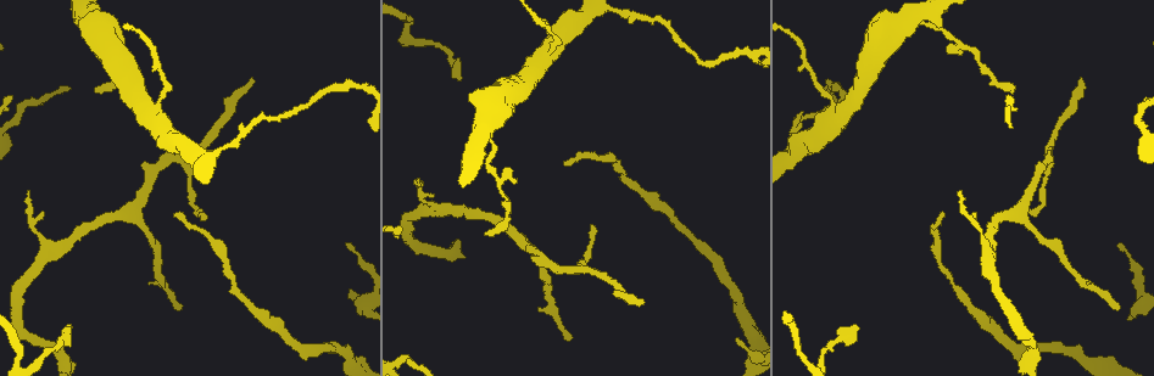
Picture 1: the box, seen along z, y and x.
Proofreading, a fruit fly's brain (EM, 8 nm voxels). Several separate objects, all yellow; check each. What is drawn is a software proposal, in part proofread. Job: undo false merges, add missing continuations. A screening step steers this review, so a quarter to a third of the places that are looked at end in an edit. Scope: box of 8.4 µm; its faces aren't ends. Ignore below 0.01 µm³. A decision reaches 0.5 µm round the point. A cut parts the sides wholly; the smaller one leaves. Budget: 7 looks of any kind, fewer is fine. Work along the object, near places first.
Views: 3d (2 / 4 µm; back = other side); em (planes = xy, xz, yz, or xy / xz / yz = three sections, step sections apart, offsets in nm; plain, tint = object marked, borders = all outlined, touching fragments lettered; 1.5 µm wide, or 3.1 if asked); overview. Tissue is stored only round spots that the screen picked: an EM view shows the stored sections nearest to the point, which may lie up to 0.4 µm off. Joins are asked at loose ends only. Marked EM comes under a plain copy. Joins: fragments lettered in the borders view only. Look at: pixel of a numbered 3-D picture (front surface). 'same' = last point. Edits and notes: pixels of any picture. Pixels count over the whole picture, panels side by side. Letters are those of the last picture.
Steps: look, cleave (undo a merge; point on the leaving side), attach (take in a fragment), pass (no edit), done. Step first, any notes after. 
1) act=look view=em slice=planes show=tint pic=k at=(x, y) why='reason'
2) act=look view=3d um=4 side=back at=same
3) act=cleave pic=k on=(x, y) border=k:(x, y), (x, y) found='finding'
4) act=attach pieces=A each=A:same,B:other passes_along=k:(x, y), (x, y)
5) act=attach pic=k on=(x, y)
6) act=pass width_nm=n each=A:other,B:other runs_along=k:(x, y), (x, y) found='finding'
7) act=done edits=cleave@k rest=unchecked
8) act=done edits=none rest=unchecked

act=look view=3d um=4 side=back pic=1 at=(177, 158) why='two arms in line, one across'

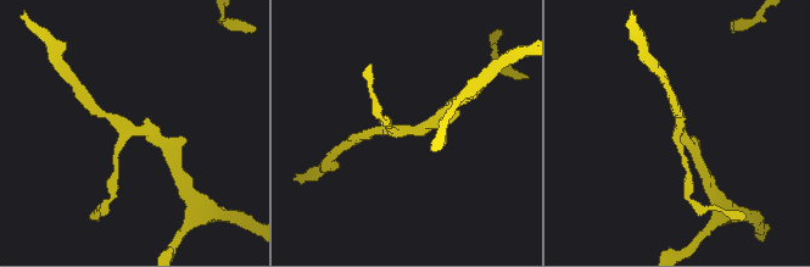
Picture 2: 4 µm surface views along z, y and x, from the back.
act=look view=em slice=xy step=4 show=tint pic=2 at=(127, 128) arms=3

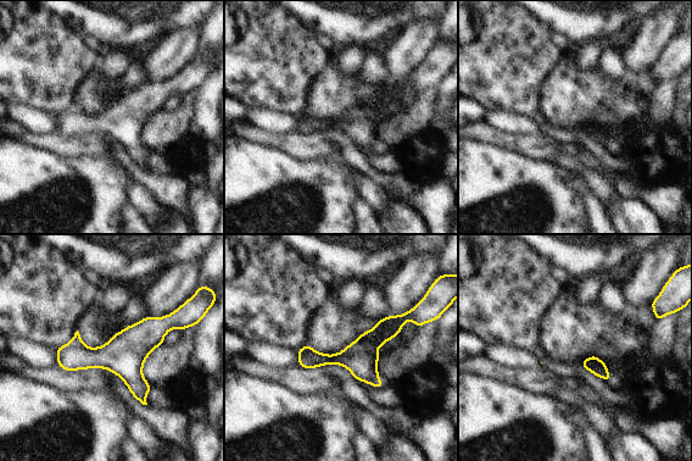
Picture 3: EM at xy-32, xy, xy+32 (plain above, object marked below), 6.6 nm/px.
act=look view=em slice=planes show=borders at=same why='another direction'

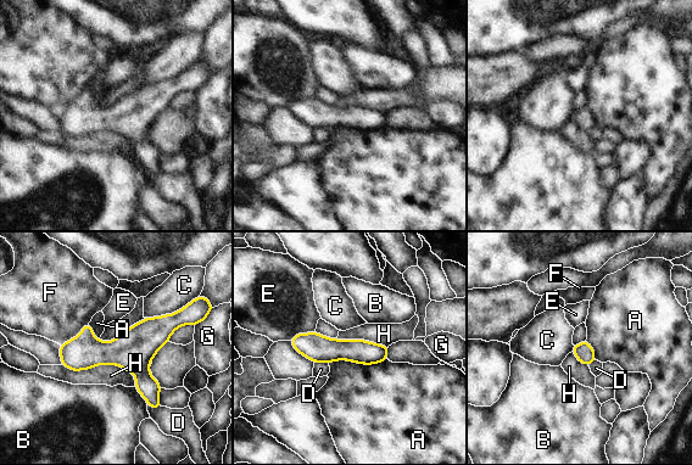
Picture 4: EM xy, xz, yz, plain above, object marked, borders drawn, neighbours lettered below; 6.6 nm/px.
act=pass width_nm=120 each=A:other,B:other,C:other,D:other,E:other,F:other,G:other,H:other found='one neuron here'

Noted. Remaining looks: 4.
act=look view=3d um=2 pic=1 at=(252, 80) why='tapers out'

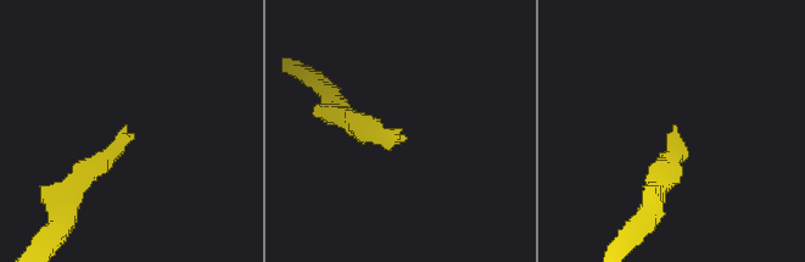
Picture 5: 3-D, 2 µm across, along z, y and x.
act=look view=em slice=planes show=tint pic=5 at=(395, 137) why='need the tissue'

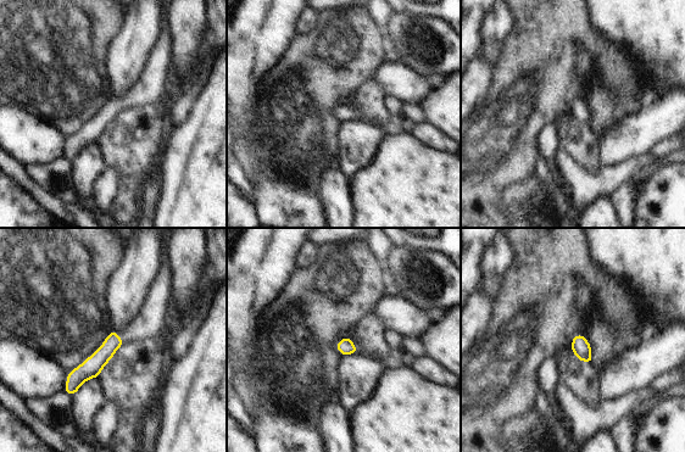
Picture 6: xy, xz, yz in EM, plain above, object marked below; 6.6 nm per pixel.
act=look view=em slice=planes show=borders at=same why='what lies round it'

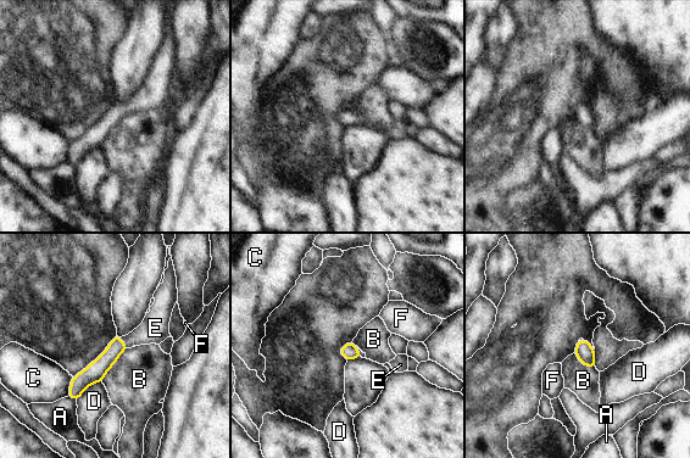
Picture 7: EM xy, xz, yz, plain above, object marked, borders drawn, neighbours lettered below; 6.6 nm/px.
act=attach pieces=E longest_contact=B:280nm each=A:other,B:other,C:other,D:other,E:same,F:other passes_along=7:(98, 369), (124, 342), (155, 328) found='the neuron continues'

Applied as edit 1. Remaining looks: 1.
act=done edits=attach@7 rest=unchecked

